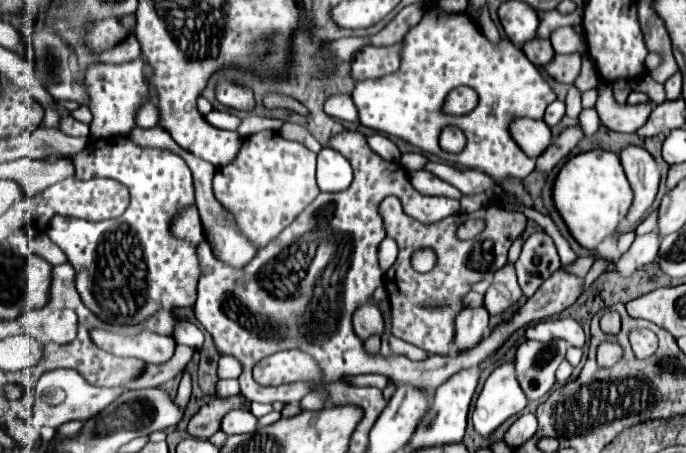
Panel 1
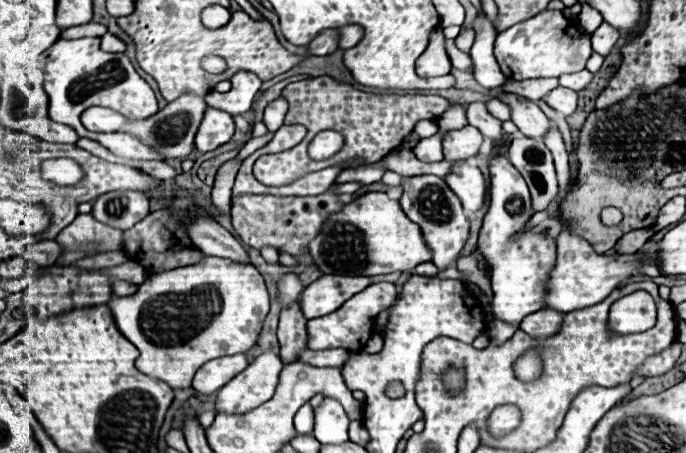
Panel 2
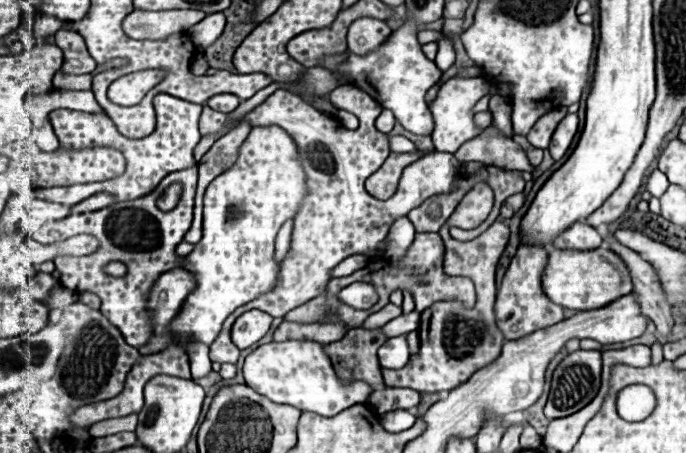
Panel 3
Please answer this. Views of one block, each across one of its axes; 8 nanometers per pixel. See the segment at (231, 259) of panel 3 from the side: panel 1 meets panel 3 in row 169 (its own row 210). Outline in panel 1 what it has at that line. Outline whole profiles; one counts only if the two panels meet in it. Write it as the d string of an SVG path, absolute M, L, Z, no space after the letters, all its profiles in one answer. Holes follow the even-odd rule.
M262 130L244 138L238 156L230 164L216 170L214 196L224 204L224 208L228 208L234 214L238 228L244 232L244 236L248 236L256 244L256 248L264 248L288 224L292 224L292 220L320 194L314 172L316 172L316 154L312 150L308 150L300 142L282 138L274 130Z

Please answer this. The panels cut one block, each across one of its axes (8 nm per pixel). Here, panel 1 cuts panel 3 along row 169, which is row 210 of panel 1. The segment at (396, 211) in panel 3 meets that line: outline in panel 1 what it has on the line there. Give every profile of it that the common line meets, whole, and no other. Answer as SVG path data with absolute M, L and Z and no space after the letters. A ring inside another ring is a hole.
M348 130L348 132L342 132L342 134L334 136L330 140L330 148L338 150L352 164L354 182L350 184L350 188L344 190L344 192L336 192L336 194L324 194L322 192L288 228L284 228L280 232L280 236L276 236L270 244L260 248L256 252L256 256L250 260L250 264L246 264L240 270L232 268L230 264L218 260L212 254L212 248L206 240L198 246L198 258L202 258L202 280L198 280L198 300L196 300L196 306L194 306L194 314L196 314L196 320L212 334L214 344L220 350L220 354L230 354L230 356L234 356L242 362L242 374L240 374L238 382L240 382L242 394L248 400L270 402L270 404L280 400L280 402L286 402L286 404L298 404L310 392L310 388L306 388L306 384L298 384L298 382L284 384L284 386L260 386L260 384L254 382L252 368L256 366L258 358L274 354L276 346L284 348L284 350L288 350L290 346L296 346L296 348L308 352L310 356L314 356L318 360L322 372L326 372L326 380L336 380L336 378L344 378L344 376L358 376L358 374L382 374L382 376L390 378L396 386L408 384L408 386L414 386L418 390L434 392L450 376L486 360L520 326L530 324L530 322L538 322L538 320L544 320L544 318L552 318L552 316L560 314L564 308L572 306L576 302L576 298L580 296L582 280L572 276L572 274L566 274L564 270L558 270L558 272L554 272L554 276L550 276L538 288L536 296L532 296L508 324L502 324L502 326L494 328L492 334L488 334L486 340L482 340L482 344L478 344L478 348L474 352L466 352L466 356L430 356L424 362L414 362L414 360L408 360L406 356L398 356L394 352L390 352L390 356L382 356L380 352L378 354L368 354L366 348L364 348L364 342L354 334L352 314L360 304L370 300L372 292L378 286L384 284L384 272L378 266L378 246L386 238L382 216L378 212L380 202L386 196L394 194L402 200L402 206L406 214L425 224L440 221L460 212L460 202L444 196L424 196L424 194L416 192L410 186L408 174L404 172L404 168L398 162L384 162L382 158L378 158L368 148L366 138L358 132Z

